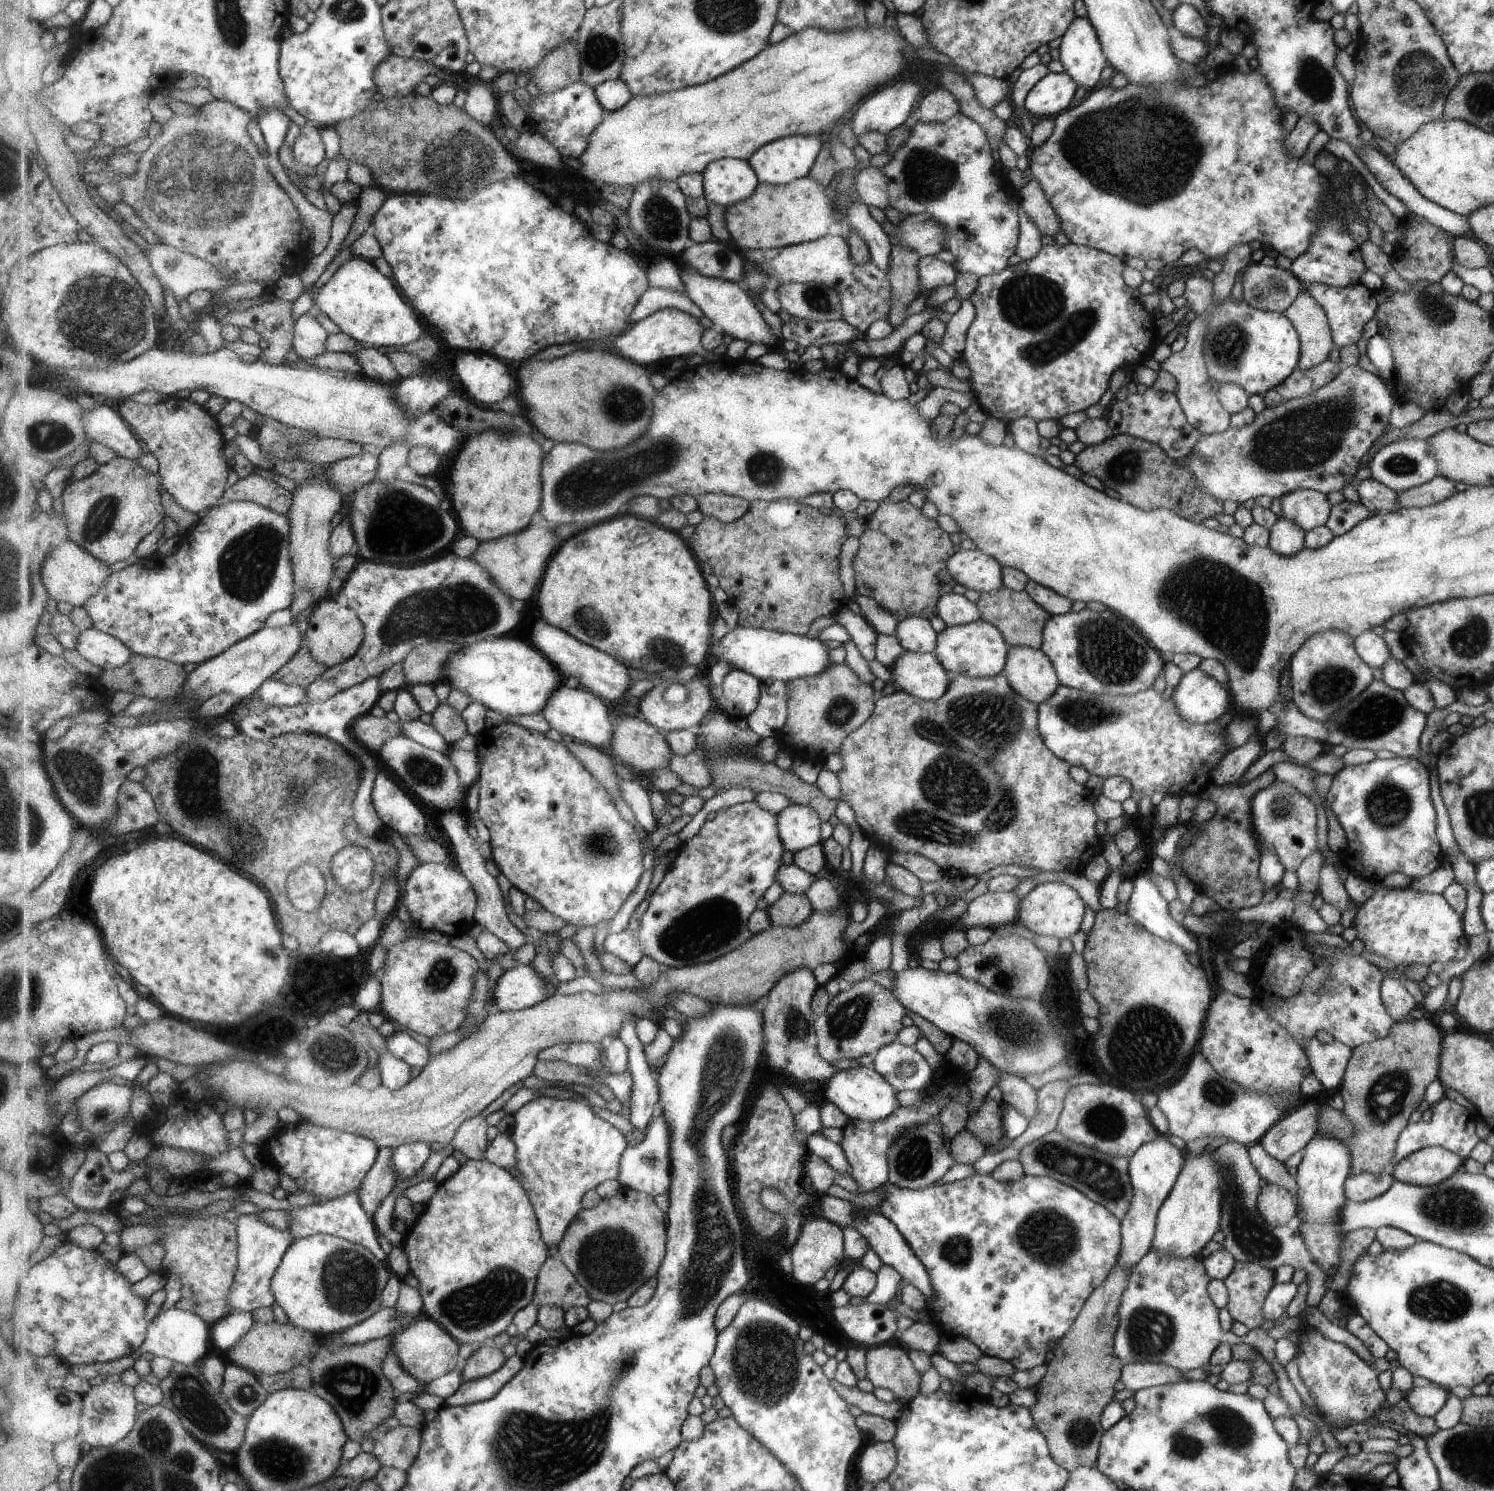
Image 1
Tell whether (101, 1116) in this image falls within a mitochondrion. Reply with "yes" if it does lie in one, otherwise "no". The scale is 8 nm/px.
no

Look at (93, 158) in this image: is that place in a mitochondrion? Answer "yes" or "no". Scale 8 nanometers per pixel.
no

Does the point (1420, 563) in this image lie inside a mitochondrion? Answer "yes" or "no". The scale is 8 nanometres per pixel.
no

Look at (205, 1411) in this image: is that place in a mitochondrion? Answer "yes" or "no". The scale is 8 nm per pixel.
yes

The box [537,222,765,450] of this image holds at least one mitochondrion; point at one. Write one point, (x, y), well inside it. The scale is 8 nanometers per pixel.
(621, 402)

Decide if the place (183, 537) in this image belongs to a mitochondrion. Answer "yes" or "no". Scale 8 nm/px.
no

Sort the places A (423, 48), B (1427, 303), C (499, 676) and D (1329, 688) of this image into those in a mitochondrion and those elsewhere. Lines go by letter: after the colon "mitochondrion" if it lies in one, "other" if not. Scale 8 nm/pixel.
A: other
B: mitochondrion
C: other
D: mitochondrion

